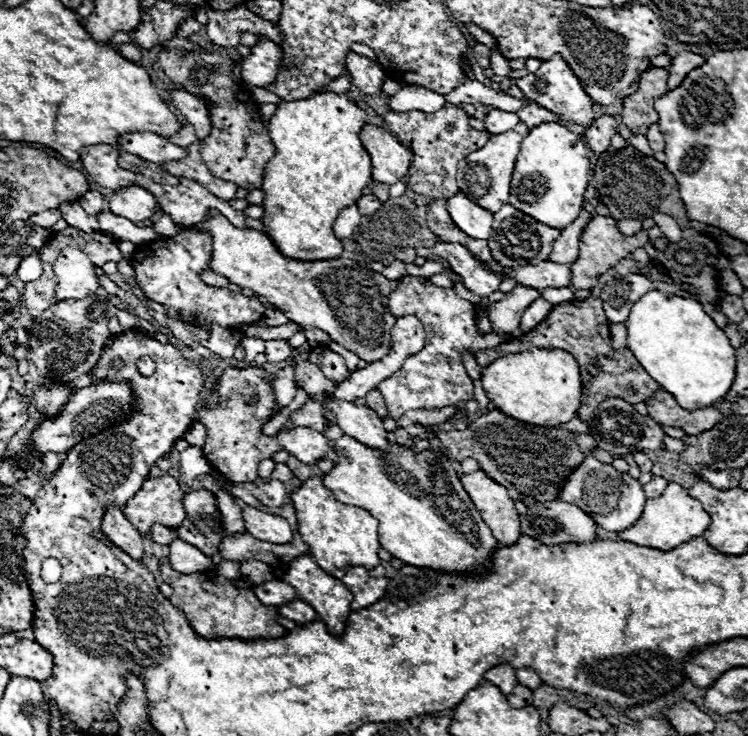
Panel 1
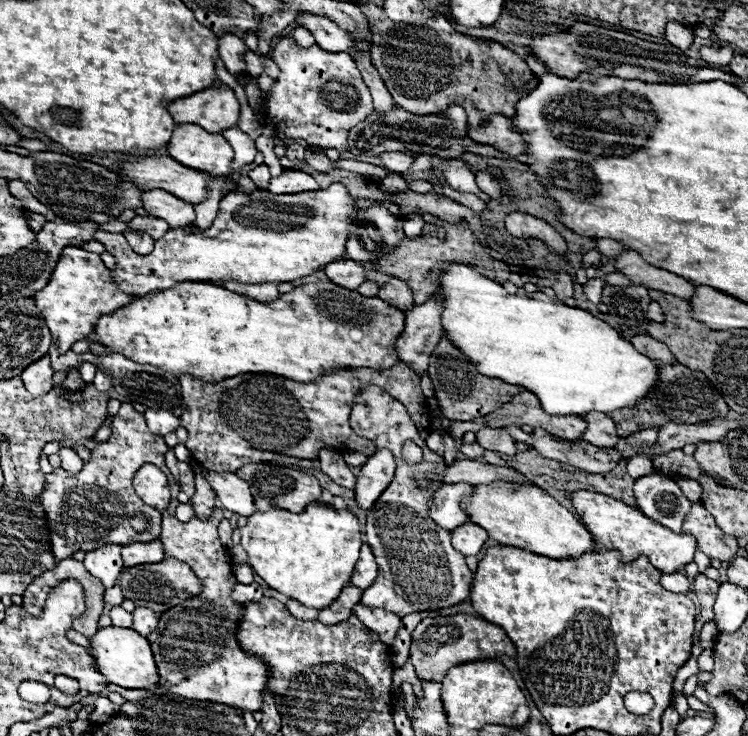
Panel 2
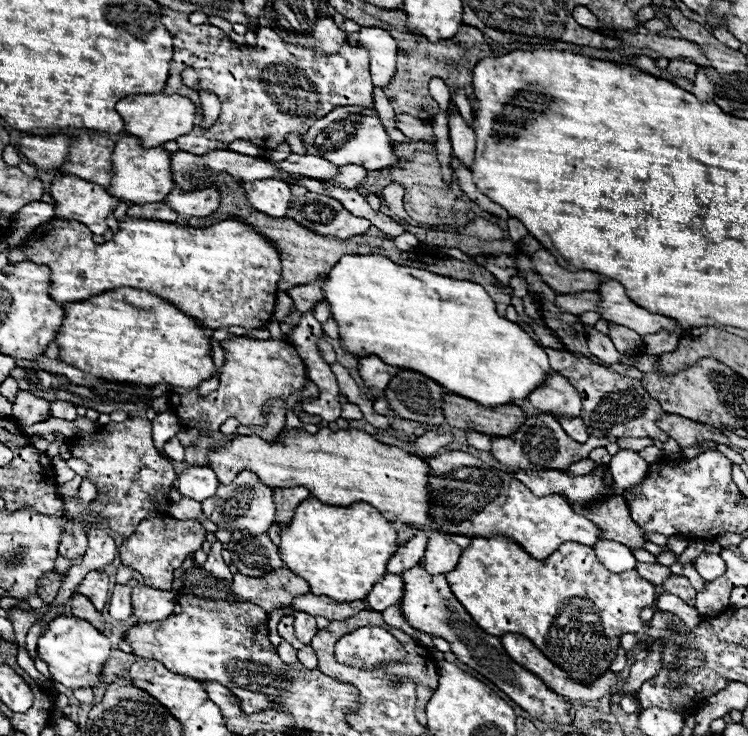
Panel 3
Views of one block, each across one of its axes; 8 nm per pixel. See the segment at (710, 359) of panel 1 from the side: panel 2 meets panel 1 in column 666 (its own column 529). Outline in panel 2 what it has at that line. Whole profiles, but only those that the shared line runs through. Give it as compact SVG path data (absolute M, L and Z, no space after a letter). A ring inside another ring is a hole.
M450 264L442 268L440 288L434 294L442 300L442 328L448 340L468 356L482 376L498 378L514 386L536 394L540 406L552 416L572 416L598 410L608 414L610 410L634 406L642 400L658 380L656 362L638 354L628 340L620 338L614 328L594 318L590 312L566 306L558 298L548 298L542 292L534 294L508 294L498 282L474 272L464 264Z

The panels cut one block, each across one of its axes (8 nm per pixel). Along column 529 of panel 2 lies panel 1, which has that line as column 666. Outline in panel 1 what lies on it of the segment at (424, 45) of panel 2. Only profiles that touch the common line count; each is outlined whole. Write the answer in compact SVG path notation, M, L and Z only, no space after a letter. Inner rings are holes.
M648 68L640 76L638 90L624 98L622 122L632 130L632 134L646 134L648 126L658 122L654 100L668 92L666 80L668 68Z

